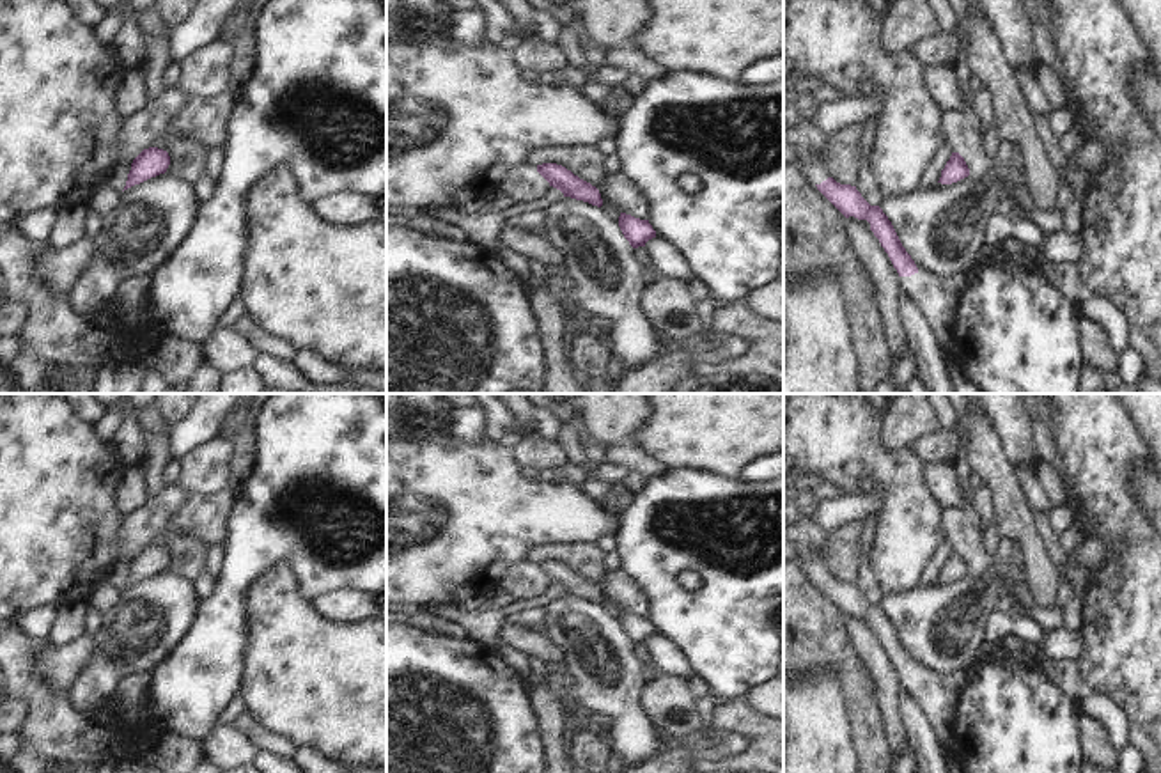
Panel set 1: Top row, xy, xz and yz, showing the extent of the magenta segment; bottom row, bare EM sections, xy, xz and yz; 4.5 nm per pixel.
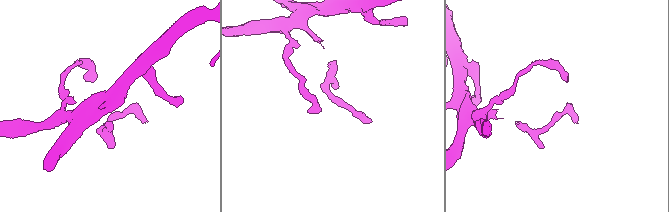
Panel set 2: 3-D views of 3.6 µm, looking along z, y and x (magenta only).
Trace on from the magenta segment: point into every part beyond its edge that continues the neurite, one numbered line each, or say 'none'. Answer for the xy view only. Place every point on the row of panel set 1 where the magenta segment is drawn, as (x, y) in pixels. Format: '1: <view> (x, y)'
none.

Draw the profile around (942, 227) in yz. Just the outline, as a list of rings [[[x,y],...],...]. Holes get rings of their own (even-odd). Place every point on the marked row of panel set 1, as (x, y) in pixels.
[[[994,156],[984,176],[884,197],[879,207],[920,273],[955,277],[973,271],[987,218],[1005,197],[1003,188],[1019,184],[1025,184],[1025,167]]]

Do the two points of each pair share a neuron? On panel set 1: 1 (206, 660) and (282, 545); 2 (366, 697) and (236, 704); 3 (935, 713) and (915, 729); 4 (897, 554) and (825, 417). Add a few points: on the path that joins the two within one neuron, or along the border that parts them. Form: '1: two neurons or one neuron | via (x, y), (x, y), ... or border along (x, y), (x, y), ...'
1: one neuron | via (218, 628), (231, 585), (250, 566)
2: two neurons | border along (238, 692), (245, 706)
3: two neurons | border along (903, 687), (919, 704), (936, 736), (945, 743)
4: one neuron | via (897, 520), (897, 488), (858, 449)

